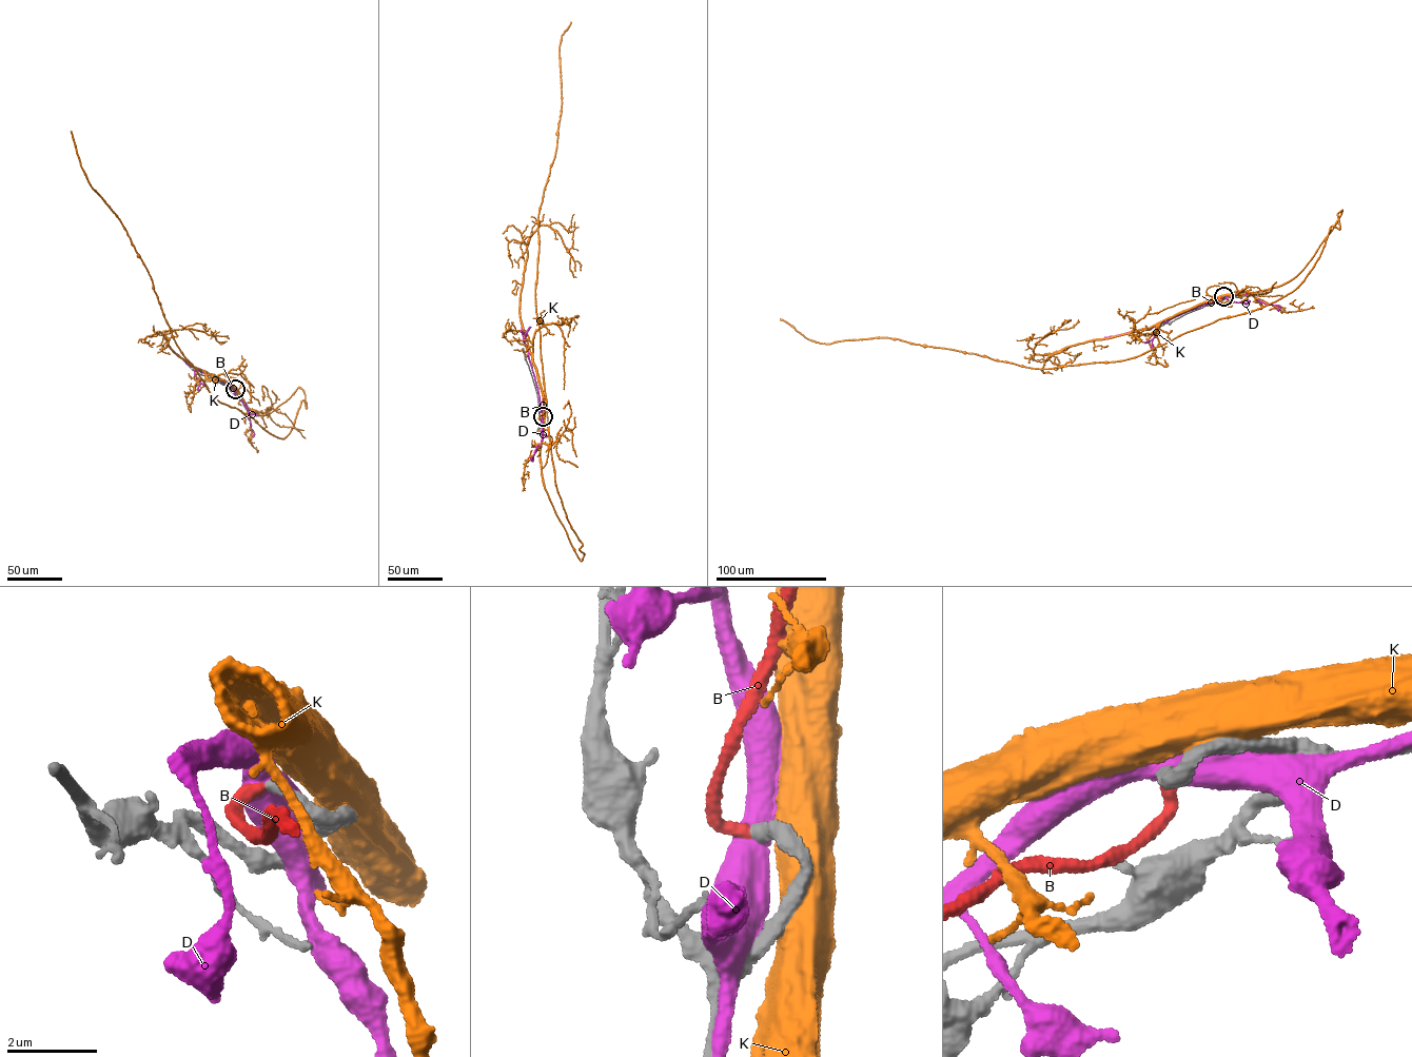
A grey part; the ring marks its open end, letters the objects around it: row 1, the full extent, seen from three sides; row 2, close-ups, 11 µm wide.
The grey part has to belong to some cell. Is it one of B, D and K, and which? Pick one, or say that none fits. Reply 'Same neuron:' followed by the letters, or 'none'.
Same neuron: B

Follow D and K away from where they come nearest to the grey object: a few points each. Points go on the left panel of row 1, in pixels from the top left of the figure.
D: (235, 389), (190, 367), (168, 344)
K: (236, 389), (258, 415), (299, 387), (307, 408), (280, 438), (208, 389), (71, 131)

